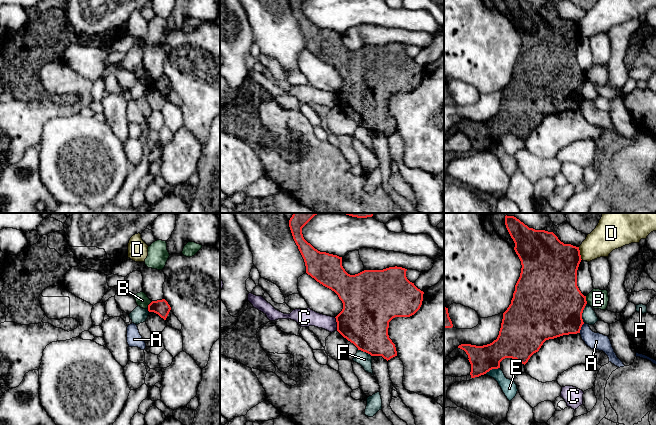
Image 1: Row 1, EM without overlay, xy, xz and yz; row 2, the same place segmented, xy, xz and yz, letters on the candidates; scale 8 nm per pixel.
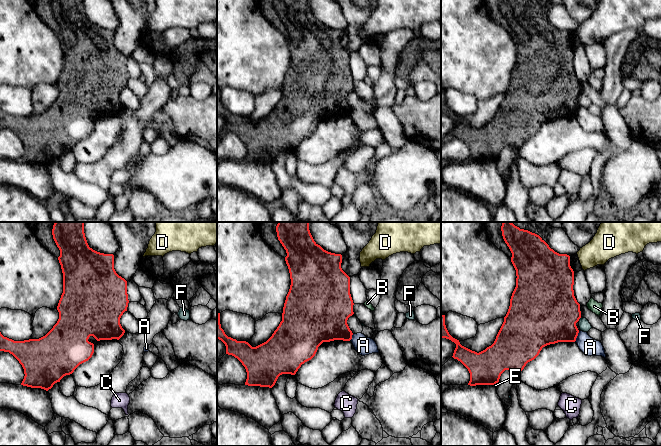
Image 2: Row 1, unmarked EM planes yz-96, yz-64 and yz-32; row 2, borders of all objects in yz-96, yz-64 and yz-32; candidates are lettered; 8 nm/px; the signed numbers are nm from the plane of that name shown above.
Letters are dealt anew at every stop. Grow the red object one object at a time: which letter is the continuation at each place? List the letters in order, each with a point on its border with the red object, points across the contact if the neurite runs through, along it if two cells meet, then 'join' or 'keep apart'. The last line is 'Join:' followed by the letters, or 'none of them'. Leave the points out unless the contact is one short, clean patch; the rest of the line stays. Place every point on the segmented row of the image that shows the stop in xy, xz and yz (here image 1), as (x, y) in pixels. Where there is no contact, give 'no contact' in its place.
A: contact yz (580, 328); border yz (584, 323), (579, 332); keep apart
B: contact xy (148, 305); keep apart
C: contact xz (337, 324); keep apart
D: contact yz (579, 253); border yz (578, 247), (582, 259); keep apart
E: contact yz (492, 368); border yz (499, 367), (492, 368), (485, 373); keep apart
F: contact yz (582, 312); border yz (586, 303), (582, 313), (583, 322); keep apart
Join: none of them

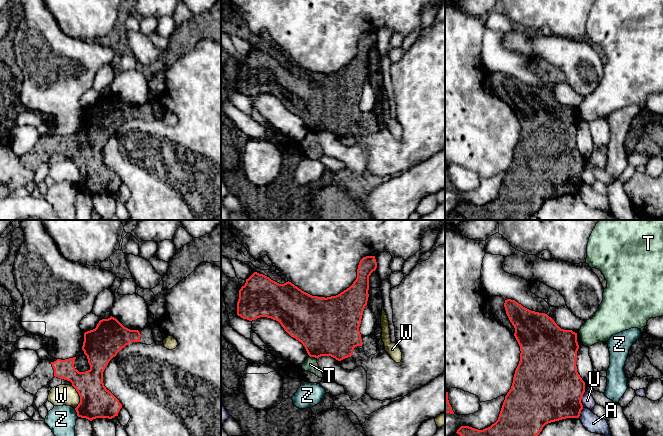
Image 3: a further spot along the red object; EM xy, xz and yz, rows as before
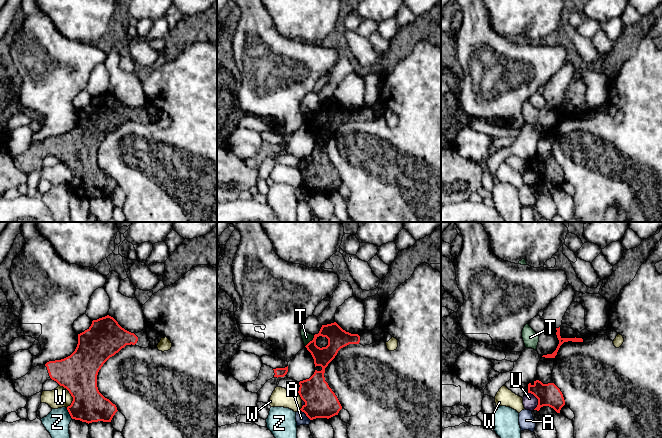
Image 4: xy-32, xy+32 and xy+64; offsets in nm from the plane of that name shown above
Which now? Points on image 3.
A: contact yz (580, 412); border yz (583, 407), (578, 417); keep apart
T: contact xz (313, 356); border xz (309, 355), (317, 358); keep apart
U: contact yz (581, 398); border yz (584, 391), (581, 397), (582, 406); keep apart
W: contact xy (80, 397); border xy (72, 385), (79, 396), (79, 403), (75, 408); keep apart
Z: contact xy (76, 411); keep apart
Join: none of them

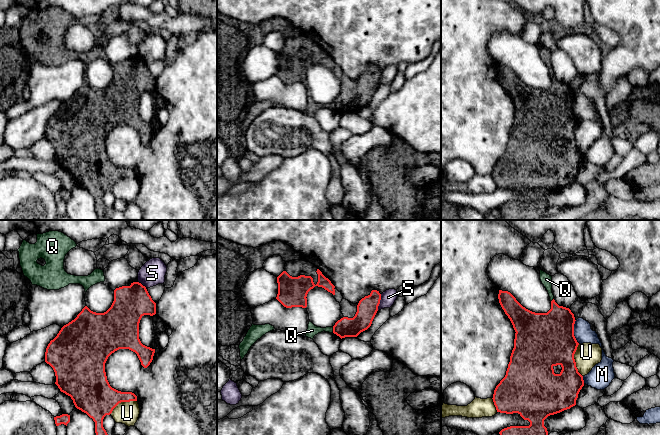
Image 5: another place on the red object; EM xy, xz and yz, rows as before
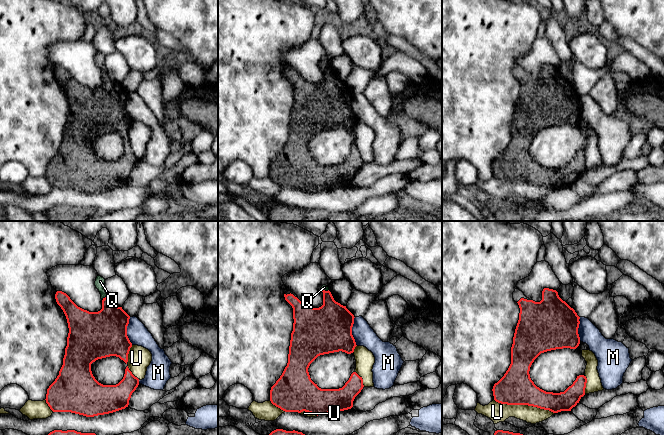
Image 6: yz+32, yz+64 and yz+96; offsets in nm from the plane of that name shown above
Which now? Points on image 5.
M: contact yz (573, 332); keep apart
Q: contact xz (333, 329); join
S: contact xz (379, 302); keep apart
U: contact yz (574, 360); keep apart
Join: Q

